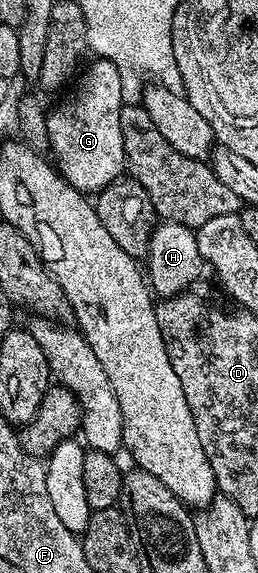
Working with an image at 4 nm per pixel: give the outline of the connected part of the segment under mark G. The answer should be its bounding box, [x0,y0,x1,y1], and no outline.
[47,57,126,192]

